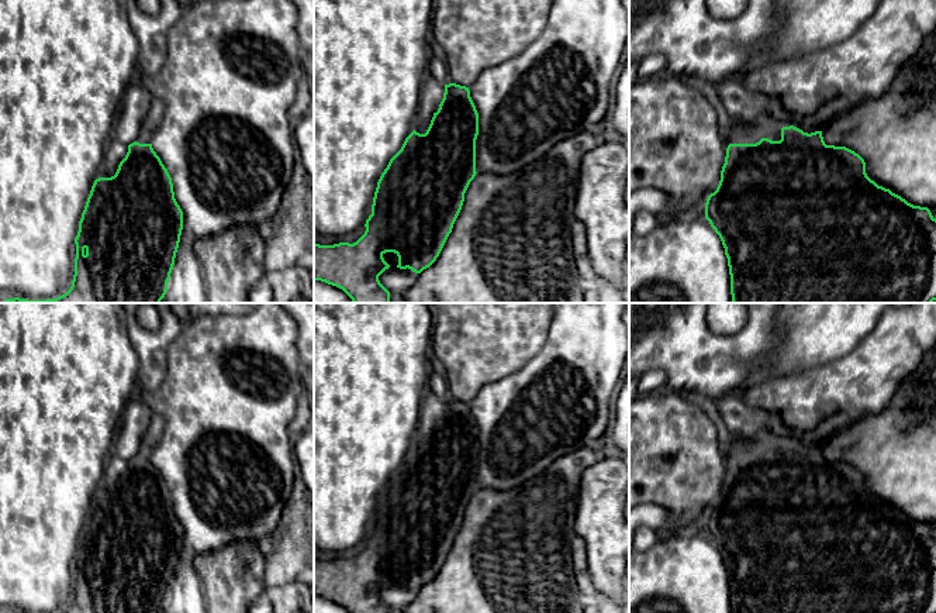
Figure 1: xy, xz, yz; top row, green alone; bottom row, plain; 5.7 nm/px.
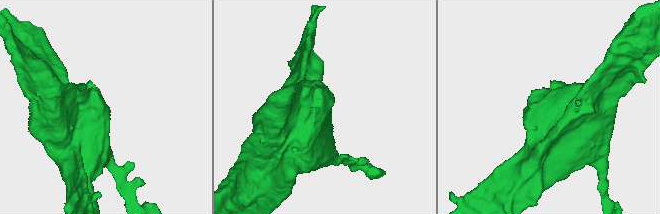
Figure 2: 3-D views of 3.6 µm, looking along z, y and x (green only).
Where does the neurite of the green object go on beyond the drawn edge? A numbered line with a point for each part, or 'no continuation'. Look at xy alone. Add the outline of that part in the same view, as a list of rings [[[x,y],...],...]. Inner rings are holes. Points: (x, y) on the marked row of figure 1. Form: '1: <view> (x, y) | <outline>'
1: xy (155, 114) | [[[153,97],[152,106],[148,111],[148,114],[145,116],[142,125],[141,125],[141,131],[137,137],[137,142],[139,144],[151,144],[152,141],[152,128],[163,118],[163,103],[160,99]]]

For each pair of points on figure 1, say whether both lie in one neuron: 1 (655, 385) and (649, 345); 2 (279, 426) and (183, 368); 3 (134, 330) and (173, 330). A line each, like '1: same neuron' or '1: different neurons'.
1: different neurons
2: same neuron
3: same neuron

